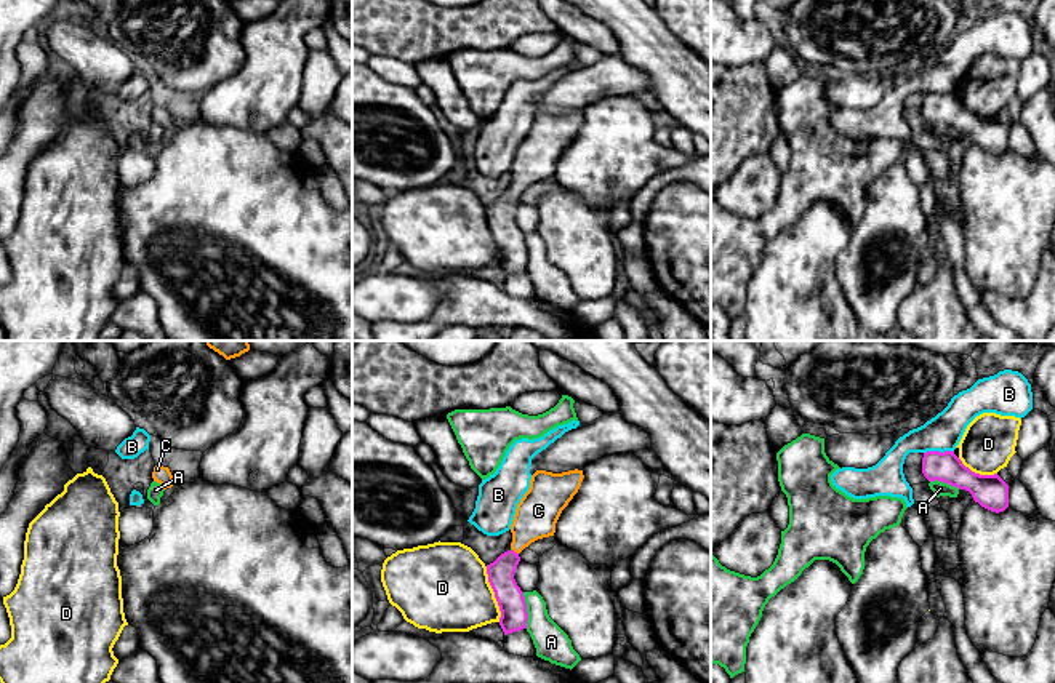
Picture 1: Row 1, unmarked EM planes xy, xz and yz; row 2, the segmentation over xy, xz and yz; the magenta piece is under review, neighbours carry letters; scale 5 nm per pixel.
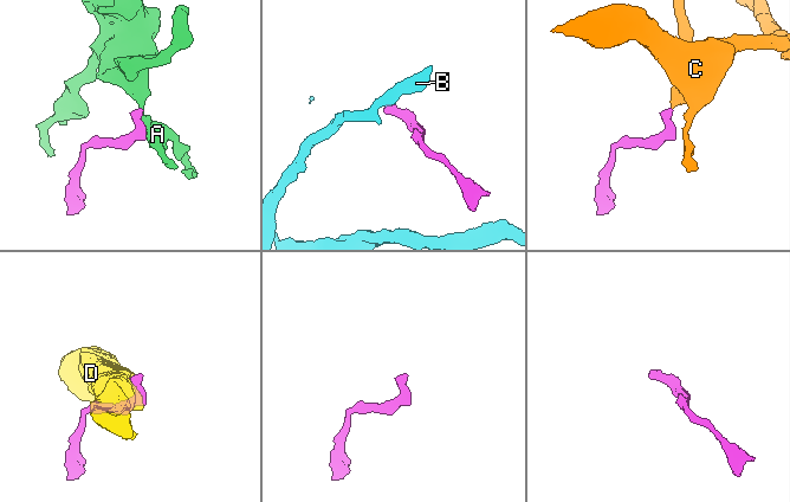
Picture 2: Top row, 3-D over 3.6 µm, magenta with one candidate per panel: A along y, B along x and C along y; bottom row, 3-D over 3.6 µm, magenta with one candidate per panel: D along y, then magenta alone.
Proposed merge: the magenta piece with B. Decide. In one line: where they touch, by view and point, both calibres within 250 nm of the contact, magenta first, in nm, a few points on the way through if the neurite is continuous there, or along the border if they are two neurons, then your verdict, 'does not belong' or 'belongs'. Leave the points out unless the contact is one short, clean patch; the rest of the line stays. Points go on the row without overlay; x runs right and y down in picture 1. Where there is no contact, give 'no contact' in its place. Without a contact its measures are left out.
yz (938, 93) | 150/190 nm | along yz (953, 91), (924, 95) | does not belong

